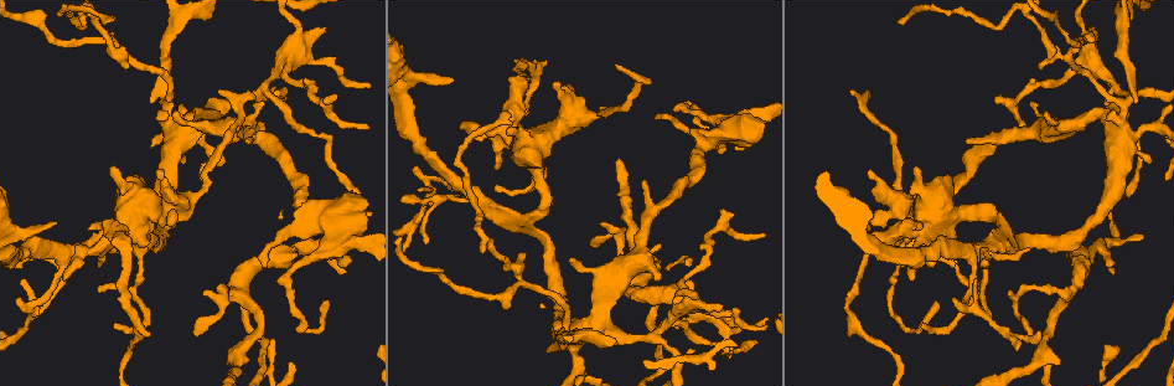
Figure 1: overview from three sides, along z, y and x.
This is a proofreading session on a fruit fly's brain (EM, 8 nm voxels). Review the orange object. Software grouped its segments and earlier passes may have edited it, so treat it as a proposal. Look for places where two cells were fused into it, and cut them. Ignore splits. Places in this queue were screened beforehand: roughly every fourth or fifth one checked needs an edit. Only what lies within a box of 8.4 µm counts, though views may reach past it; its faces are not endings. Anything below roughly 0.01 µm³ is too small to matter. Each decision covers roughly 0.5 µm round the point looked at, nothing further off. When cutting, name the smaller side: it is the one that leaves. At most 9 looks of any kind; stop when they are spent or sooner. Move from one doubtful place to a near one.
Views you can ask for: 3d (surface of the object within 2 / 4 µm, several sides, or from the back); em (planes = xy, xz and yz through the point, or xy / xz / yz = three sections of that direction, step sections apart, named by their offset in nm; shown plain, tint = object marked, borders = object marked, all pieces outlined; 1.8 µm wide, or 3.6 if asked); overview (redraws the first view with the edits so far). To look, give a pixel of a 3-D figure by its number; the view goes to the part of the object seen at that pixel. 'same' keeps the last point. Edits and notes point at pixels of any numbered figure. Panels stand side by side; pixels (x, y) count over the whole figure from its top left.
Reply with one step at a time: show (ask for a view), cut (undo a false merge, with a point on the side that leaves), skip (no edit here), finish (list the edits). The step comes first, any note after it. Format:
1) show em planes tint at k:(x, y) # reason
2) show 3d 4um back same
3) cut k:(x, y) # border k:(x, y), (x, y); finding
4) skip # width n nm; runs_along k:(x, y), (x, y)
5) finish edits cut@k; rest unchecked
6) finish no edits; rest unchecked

show 3d 4um at 1:(120, 59) # a fork

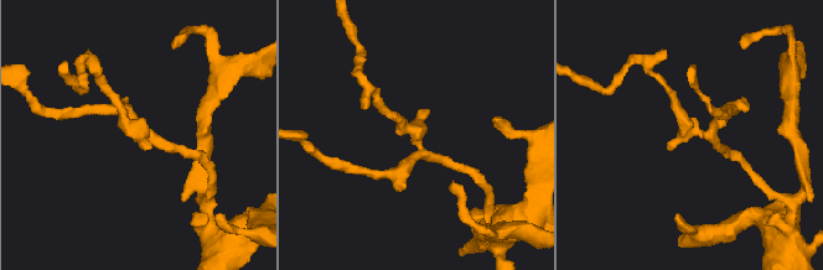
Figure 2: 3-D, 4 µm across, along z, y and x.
show em planes tint at 2:(422, 149)

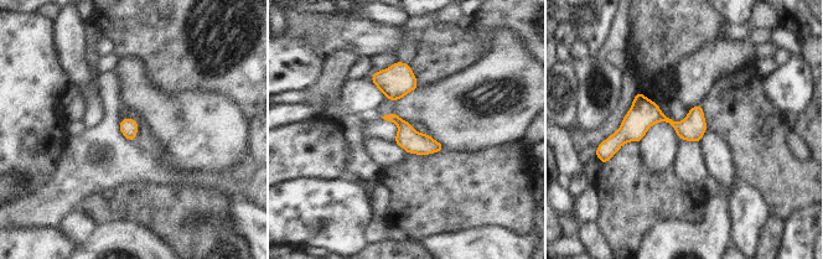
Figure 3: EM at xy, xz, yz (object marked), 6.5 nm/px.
skip # all the same cell

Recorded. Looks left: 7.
show em yz step 4 tint at 1:(987, 305) # closes a loop

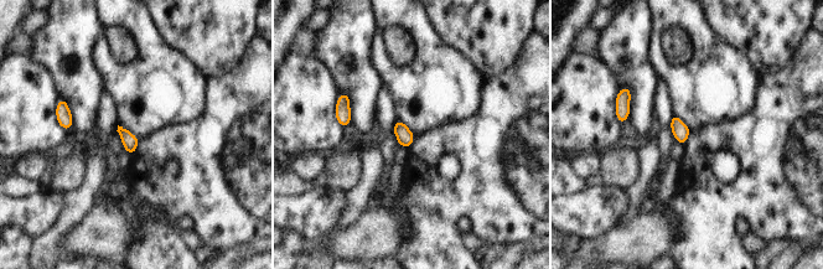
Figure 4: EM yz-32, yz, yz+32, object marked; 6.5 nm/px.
show em planes borders same

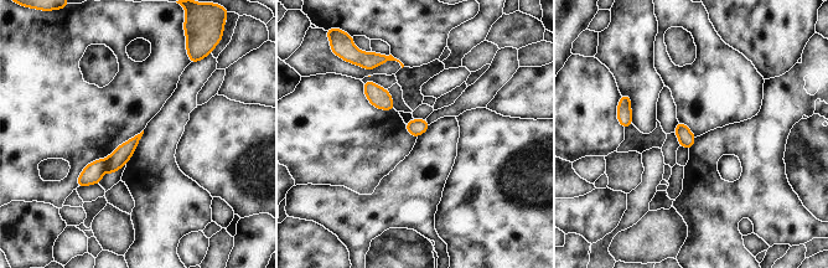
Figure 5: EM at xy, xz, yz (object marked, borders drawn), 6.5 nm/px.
skip # runs_along 5:(135, 139), (81, 183); one cell here

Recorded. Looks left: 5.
show em xy step 8 tint at 1:(1094, 247) # abrupt turn

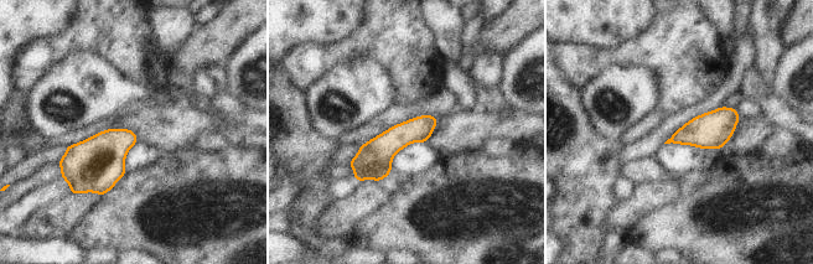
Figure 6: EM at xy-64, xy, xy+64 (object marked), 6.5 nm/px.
skip # width 170 nm; runs_along 6:(431, 118), (391, 141), (357, 175); one cell here

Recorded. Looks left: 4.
show 3d 4um back at 1:(660, 327) # four arms meet

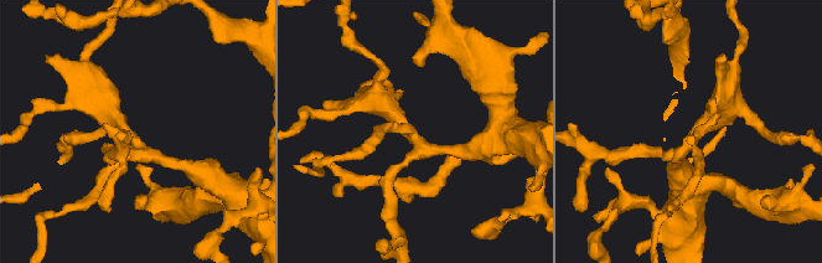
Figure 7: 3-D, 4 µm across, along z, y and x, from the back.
show em planes tint at 7:(417, 139) # arms 4

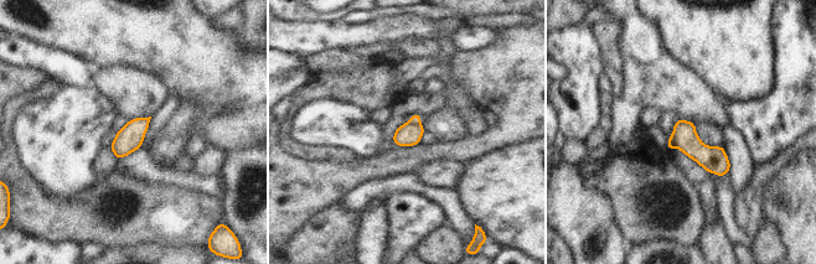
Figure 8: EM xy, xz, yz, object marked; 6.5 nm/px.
cut 8:(416, 118) # width 150 nm; border 8:(409, 122), (417, 124); a second cell is stuck on

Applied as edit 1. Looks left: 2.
finish edits cut@8; rest unchecked

